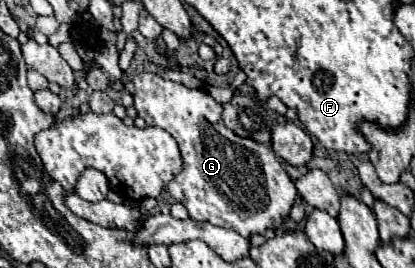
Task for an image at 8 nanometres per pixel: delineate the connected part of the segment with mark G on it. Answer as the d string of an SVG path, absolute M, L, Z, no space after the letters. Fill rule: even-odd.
M148 72L136 74L132 82L136 88L134 106L138 110L138 116L144 118L148 126L158 126L170 132L180 144L184 172L180 172L180 176L176 176L176 180L168 184L168 192L176 202L186 206L190 218L206 220L222 228L232 228L240 236L248 238L250 234L262 234L264 230L278 228L290 216L290 208L298 198L298 190L286 174L278 156L270 146L260 144L252 138L242 138L226 128L222 122L222 104L218 104L208 92L204 92L204 88L188 88L184 84L162 80L158 74Z

